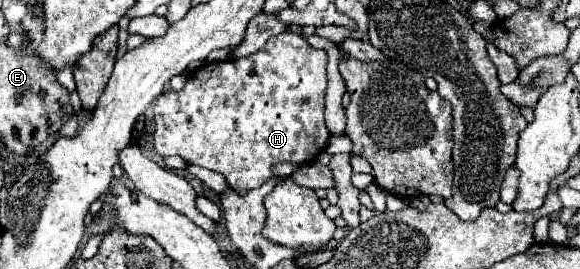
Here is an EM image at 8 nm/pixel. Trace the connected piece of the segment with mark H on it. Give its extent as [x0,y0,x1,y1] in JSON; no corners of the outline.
[154,33,330,195]

